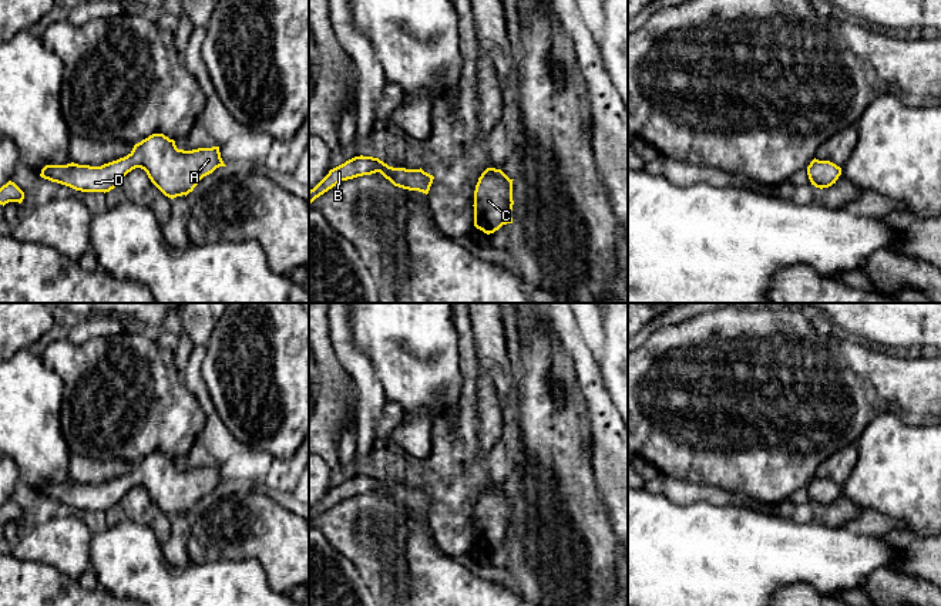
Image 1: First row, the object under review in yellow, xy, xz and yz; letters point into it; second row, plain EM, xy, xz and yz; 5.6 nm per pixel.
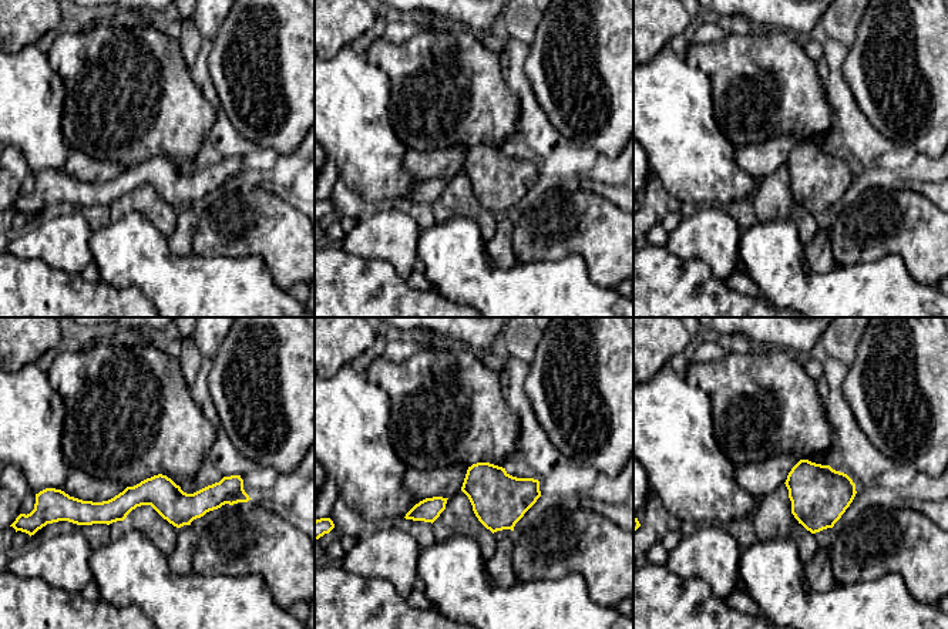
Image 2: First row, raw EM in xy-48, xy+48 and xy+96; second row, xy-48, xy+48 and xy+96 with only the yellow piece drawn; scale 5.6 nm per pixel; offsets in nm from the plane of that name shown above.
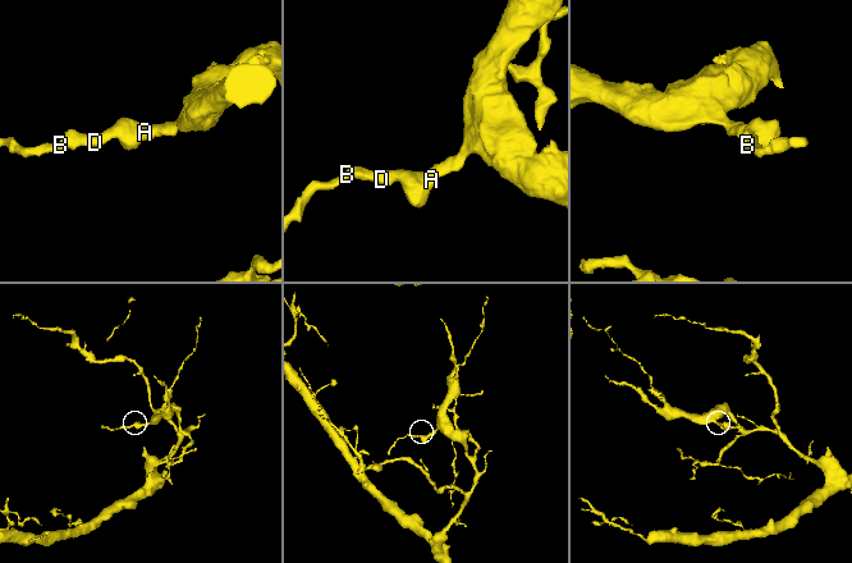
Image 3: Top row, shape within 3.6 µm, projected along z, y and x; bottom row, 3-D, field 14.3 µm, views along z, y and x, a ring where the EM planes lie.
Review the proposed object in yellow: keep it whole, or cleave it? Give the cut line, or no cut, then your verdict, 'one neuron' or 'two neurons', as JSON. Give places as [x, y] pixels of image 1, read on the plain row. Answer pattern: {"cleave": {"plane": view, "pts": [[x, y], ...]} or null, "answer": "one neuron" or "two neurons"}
{"cleave": null, "answer": "one neuron"}

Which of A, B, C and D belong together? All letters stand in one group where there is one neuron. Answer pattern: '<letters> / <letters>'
A B C D

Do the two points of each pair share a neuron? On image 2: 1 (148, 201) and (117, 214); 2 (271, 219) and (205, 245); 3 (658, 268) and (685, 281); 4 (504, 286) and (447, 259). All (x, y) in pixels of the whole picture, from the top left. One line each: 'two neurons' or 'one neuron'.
1: one neuron
2: one neuron
3: one neuron
4: one neuron

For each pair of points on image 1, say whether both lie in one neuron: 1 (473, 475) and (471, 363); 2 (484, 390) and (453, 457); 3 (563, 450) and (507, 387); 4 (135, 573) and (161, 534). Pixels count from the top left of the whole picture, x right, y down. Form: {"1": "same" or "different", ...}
{"1": "same", "2": "different", "3": "different", "4": "different"}

